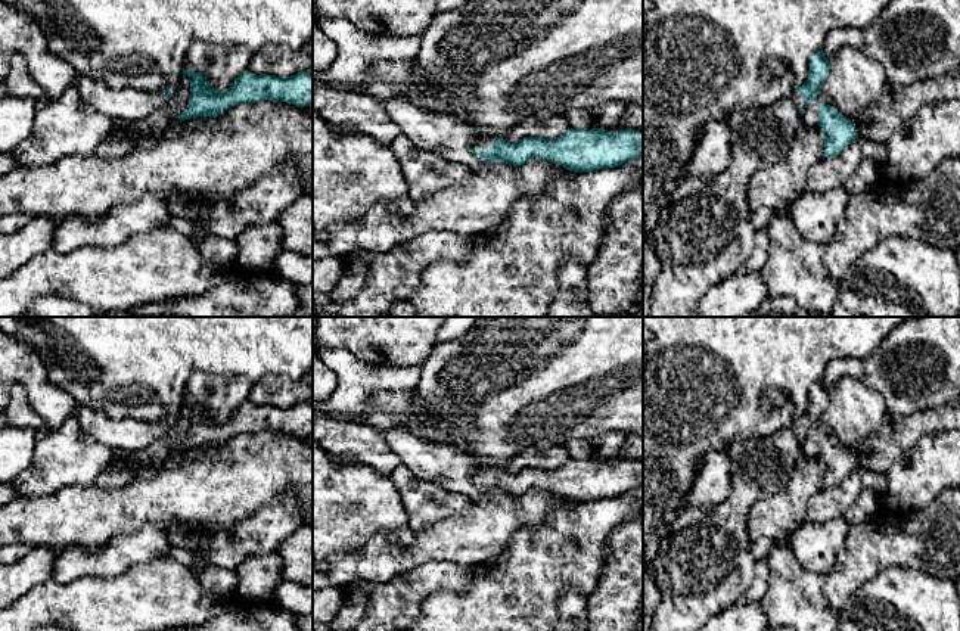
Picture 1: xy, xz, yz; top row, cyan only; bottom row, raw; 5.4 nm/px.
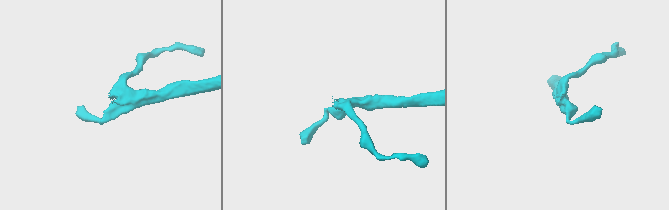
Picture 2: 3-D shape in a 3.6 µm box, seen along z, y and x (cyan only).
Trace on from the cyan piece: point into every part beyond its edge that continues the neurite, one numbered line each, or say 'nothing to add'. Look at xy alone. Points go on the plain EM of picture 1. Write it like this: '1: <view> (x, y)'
1: xy (124, 434)

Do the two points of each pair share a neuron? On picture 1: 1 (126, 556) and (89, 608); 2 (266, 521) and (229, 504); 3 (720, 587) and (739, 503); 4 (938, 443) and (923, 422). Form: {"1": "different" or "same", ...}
{"1": "different", "2": "different", "3": "same", "4": "different"}

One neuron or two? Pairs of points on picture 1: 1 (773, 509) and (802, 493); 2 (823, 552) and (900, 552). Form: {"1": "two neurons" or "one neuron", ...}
{"1": "one neuron", "2": "two neurons"}

